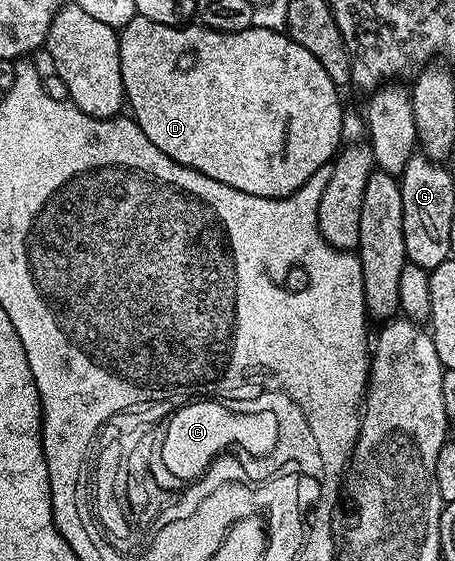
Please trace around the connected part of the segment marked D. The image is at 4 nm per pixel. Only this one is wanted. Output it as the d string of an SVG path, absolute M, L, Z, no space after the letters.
M137 16L130 23L126 23L118 33L120 39L120 66L122 67L122 83L127 108L130 110L132 120L146 131L146 139L158 147L158 151L166 151L170 159L174 159L183 165L189 165L204 173L207 177L218 179L218 183L232 185L235 189L241 189L247 193L253 193L259 197L287 197L288 194L302 187L318 171L318 167L329 164L335 158L342 145L342 123L346 112L346 106L340 102L341 90L326 75L322 63L306 51L291 37L275 29L257 29L255 27L246 31L234 31L233 33L219 33L213 29L205 29L203 24L189 23L187 25L167 25L166 23L154 23L150 19Z

